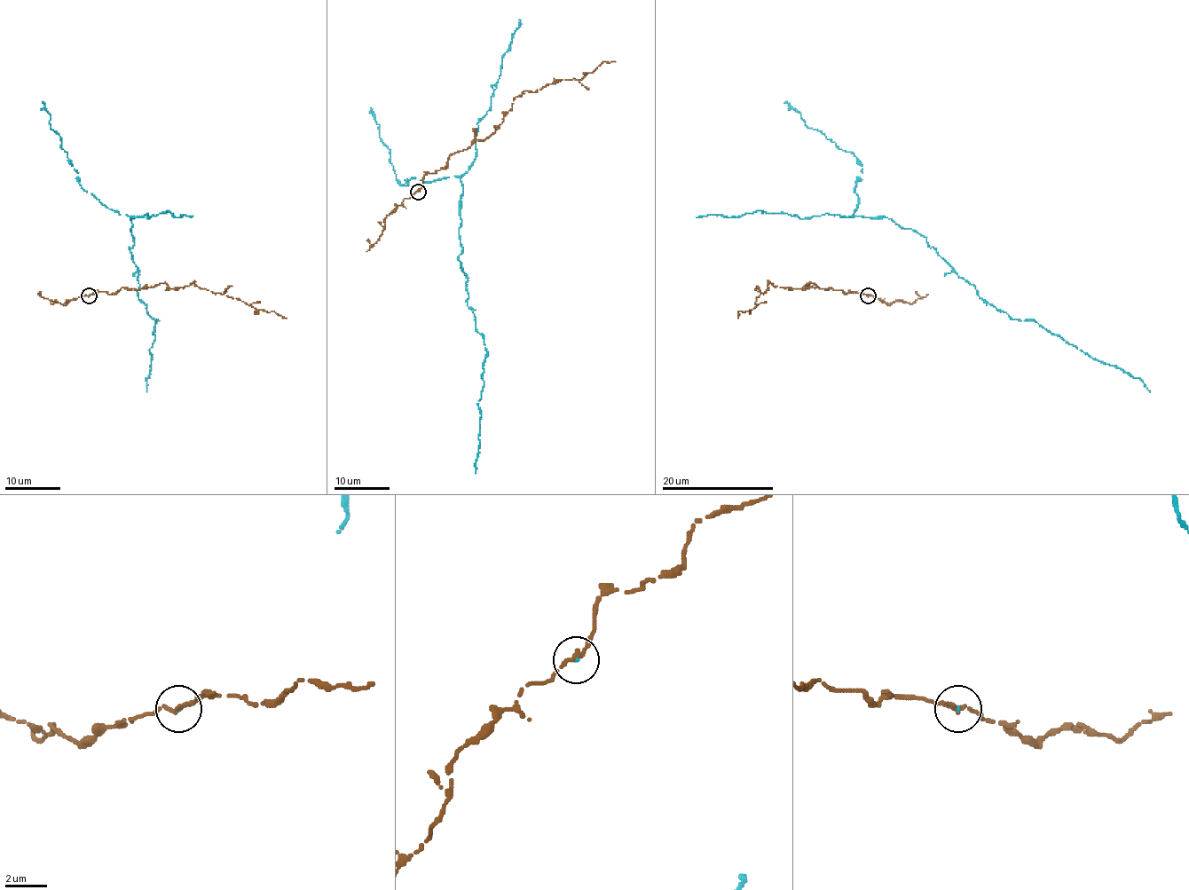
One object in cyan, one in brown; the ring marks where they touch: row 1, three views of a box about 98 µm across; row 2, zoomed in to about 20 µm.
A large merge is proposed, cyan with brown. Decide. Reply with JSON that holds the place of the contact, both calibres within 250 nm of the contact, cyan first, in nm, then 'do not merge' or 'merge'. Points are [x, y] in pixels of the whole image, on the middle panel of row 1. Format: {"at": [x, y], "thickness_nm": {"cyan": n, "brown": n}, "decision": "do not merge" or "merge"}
{"at": [418, 192], "thickness_nm": {"cyan": 110, "brown": 200}, "decision": "merge"}

